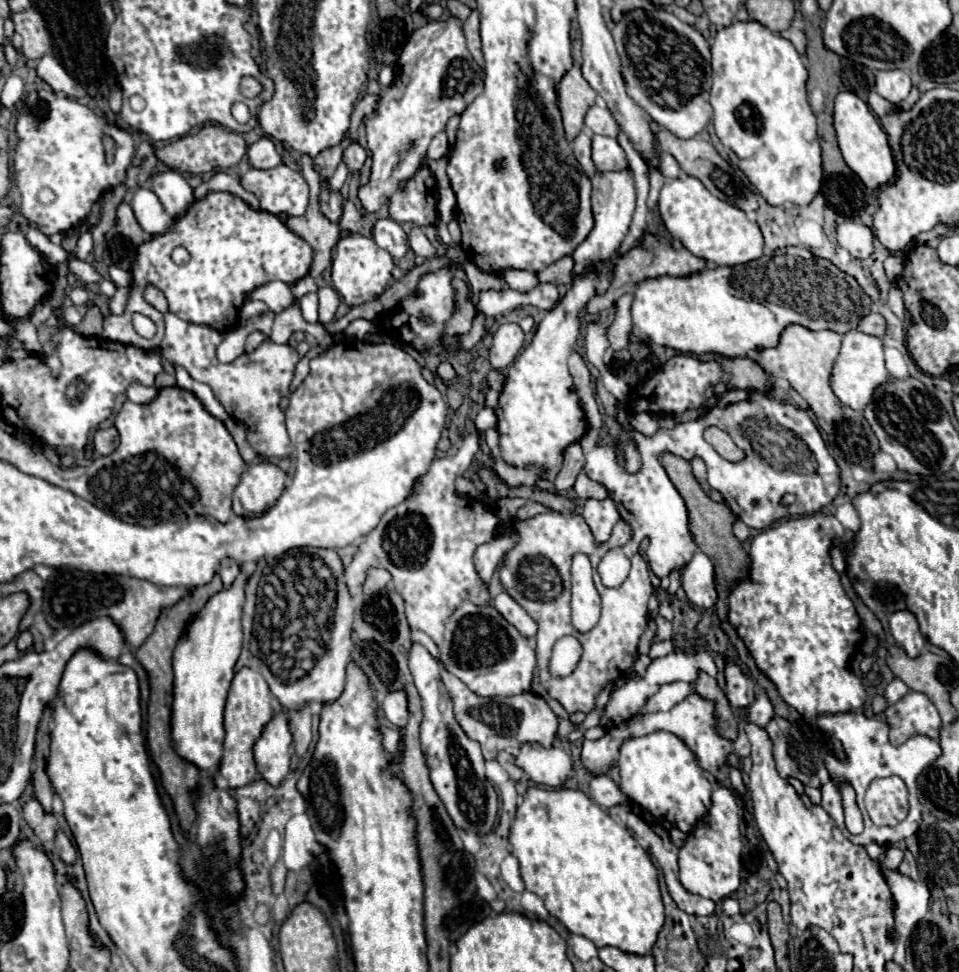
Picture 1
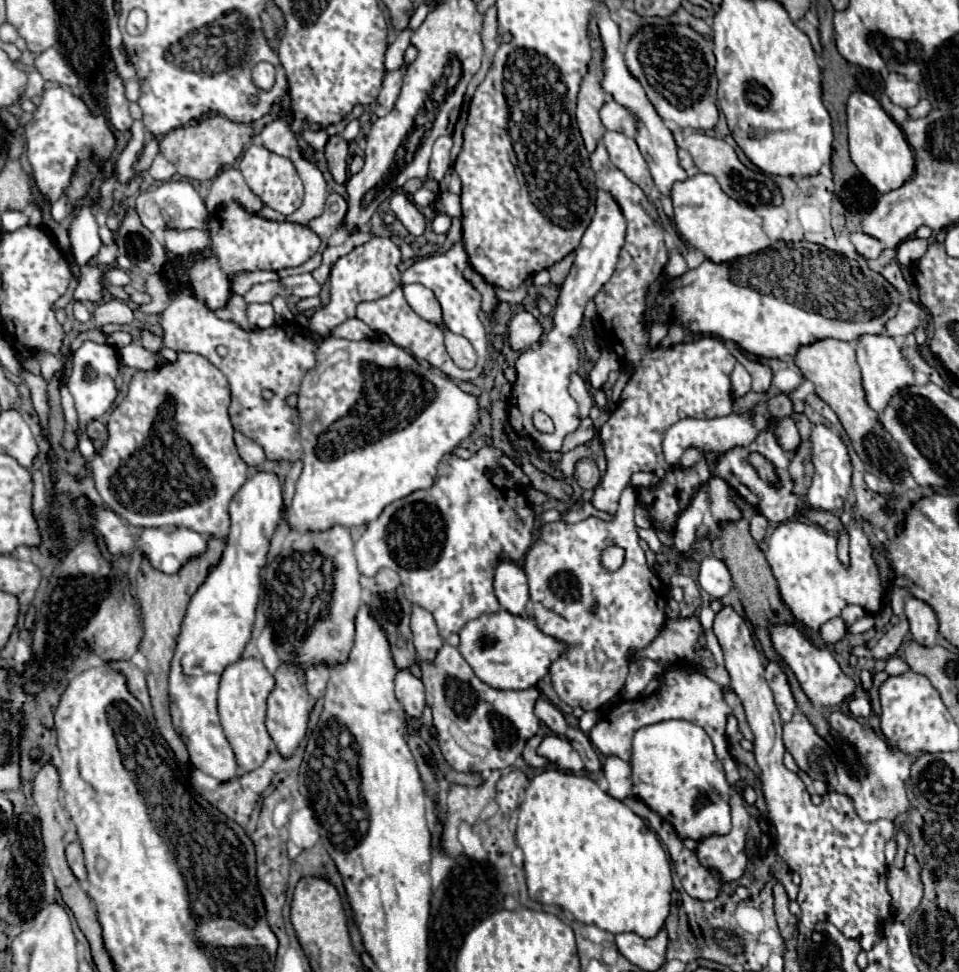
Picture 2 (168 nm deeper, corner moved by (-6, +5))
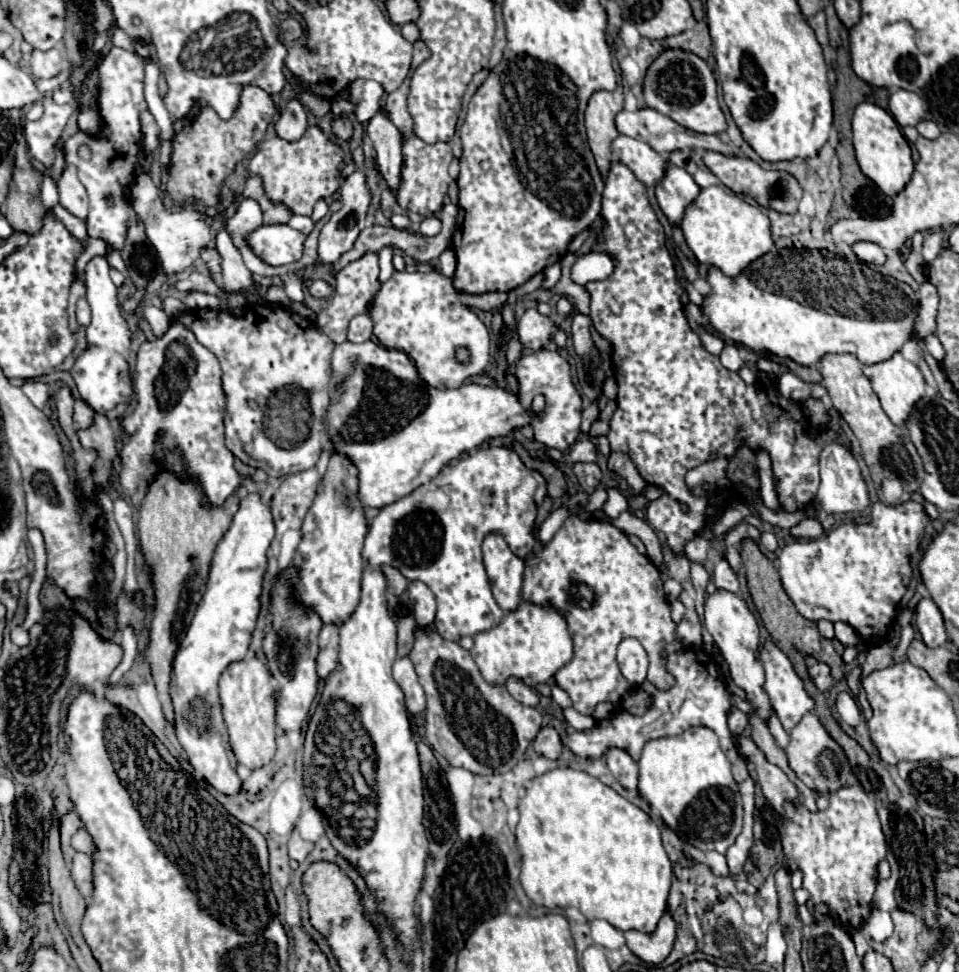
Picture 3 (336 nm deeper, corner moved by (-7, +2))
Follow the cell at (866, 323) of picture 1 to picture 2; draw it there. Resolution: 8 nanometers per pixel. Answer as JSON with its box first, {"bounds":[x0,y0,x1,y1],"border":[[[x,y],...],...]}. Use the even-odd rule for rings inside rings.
{"bounds":[885,301,927,337],"border":[[[903,301],[899,305],[897,315],[887,321],[885,329],[889,337],[899,337],[899,335],[907,335],[919,325],[927,325],[927,313],[913,301]]]}

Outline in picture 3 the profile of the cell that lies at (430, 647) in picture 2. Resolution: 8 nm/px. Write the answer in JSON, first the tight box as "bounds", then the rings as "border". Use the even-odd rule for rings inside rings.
{"bounds":[408,580,436,626],"border":[[[414,580],[408,586],[408,594],[410,594],[410,600],[414,604],[416,624],[418,626],[432,624],[434,622],[434,614],[436,614],[436,598],[434,598],[432,590],[424,582]]]}

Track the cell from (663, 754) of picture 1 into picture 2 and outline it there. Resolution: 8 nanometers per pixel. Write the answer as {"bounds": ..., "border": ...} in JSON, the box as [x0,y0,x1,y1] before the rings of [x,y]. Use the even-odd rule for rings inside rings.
{"bounds":[631,721,731,841],"border":[[[661,721],[661,723],[649,725],[649,727],[641,727],[641,729],[635,733],[635,737],[633,737],[631,767],[633,767],[633,795],[635,795],[637,799],[641,799],[649,809],[653,809],[655,813],[659,813],[663,819],[667,819],[667,821],[675,827],[675,831],[677,831],[677,835],[679,835],[681,839],[691,837],[691,839],[695,839],[695,841],[701,841],[701,839],[705,839],[705,835],[723,835],[723,833],[729,831],[729,827],[731,827],[731,817],[729,817],[729,795],[731,795],[731,787],[729,787],[729,783],[725,781],[725,773],[723,773],[721,761],[715,757],[713,743],[711,743],[709,735],[707,735],[701,727],[697,727],[697,725],[689,723],[689,721]]]}

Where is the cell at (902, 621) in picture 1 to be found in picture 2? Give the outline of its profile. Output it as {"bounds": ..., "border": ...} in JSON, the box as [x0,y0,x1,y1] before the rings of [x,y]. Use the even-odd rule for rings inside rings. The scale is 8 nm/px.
{"bounds":[905,597,937,647],"border":[[[909,597],[905,603],[905,617],[909,621],[913,639],[925,647],[933,647],[937,637],[937,619],[933,609],[927,603]]]}

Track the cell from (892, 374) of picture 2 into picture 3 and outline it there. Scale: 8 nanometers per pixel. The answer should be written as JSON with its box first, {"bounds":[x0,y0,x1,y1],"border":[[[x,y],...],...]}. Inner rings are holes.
{"bounds":[864,352,926,426],"border":[[[900,352],[894,354],[894,358],[874,364],[874,366],[864,366],[864,374],[866,378],[872,382],[872,390],[878,394],[880,404],[884,408],[884,412],[888,414],[888,418],[896,424],[896,426],[906,426],[910,412],[914,408],[914,404],[926,394],[926,382],[922,372],[918,370],[918,366],[914,366],[910,360],[906,360]]]}

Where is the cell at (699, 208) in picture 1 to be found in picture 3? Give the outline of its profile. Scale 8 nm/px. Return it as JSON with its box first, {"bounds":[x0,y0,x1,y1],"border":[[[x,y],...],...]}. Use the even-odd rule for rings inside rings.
{"bounds":[682,186,777,276],"border":[[[710,186],[688,206],[682,220],[684,238],[700,264],[716,266],[726,276],[738,276],[748,264],[768,252],[777,254],[770,234],[770,220],[762,208],[744,202],[740,196],[726,192],[722,186]]]}

